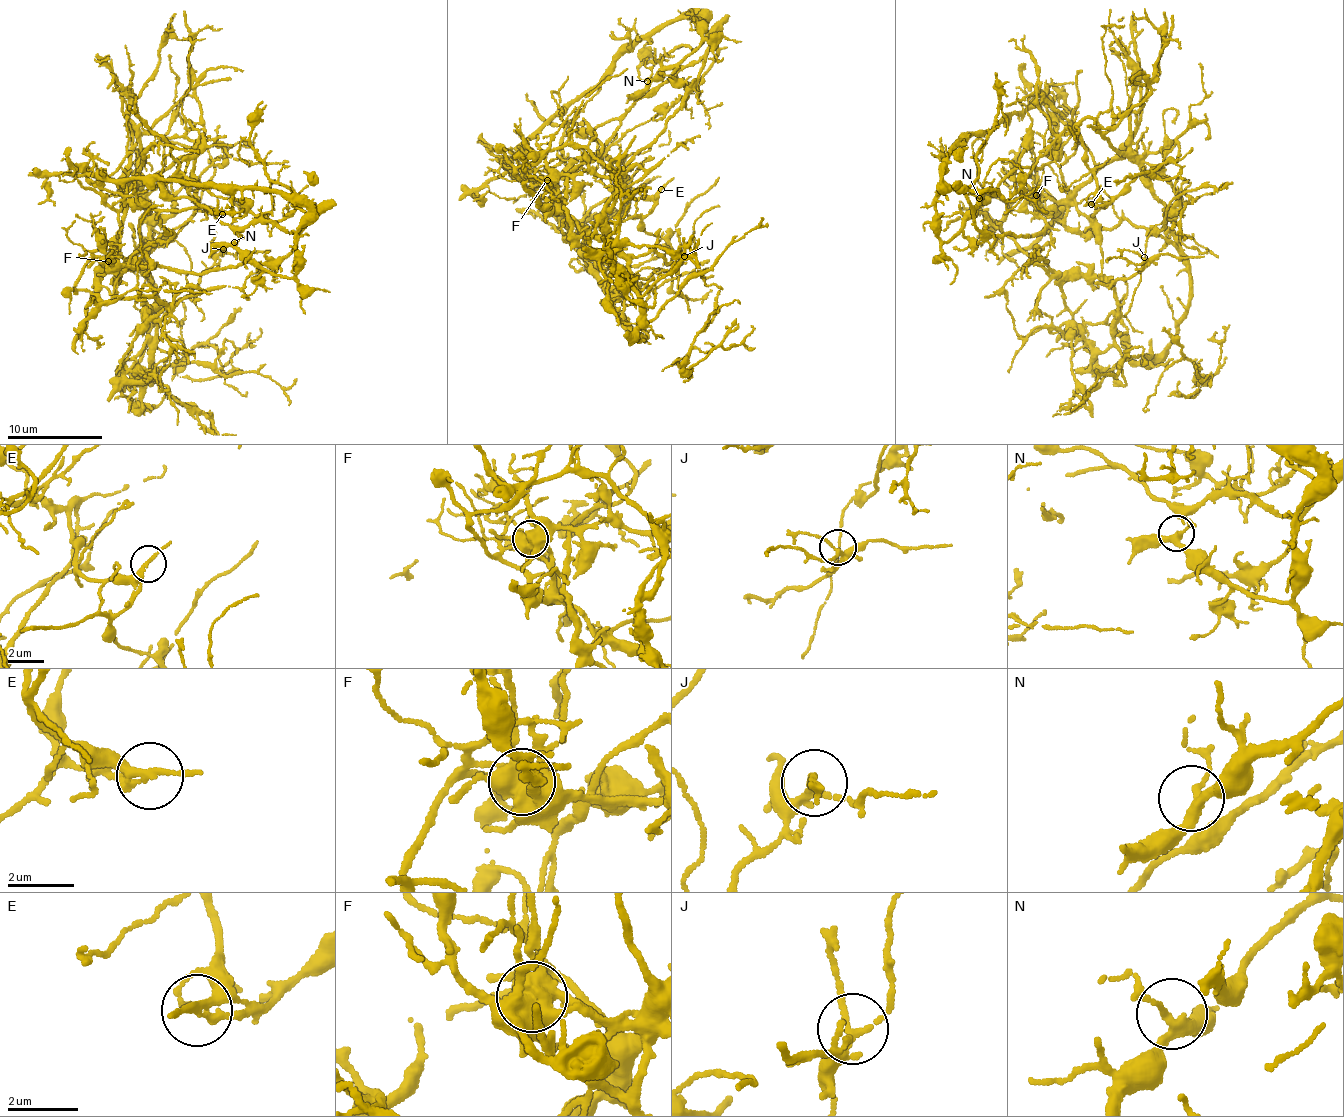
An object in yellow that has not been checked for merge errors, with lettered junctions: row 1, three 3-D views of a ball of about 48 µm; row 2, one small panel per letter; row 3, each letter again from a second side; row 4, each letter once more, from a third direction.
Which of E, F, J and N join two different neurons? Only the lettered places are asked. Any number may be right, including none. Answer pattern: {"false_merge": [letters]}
{"false_merge": ["E", "F"]}

